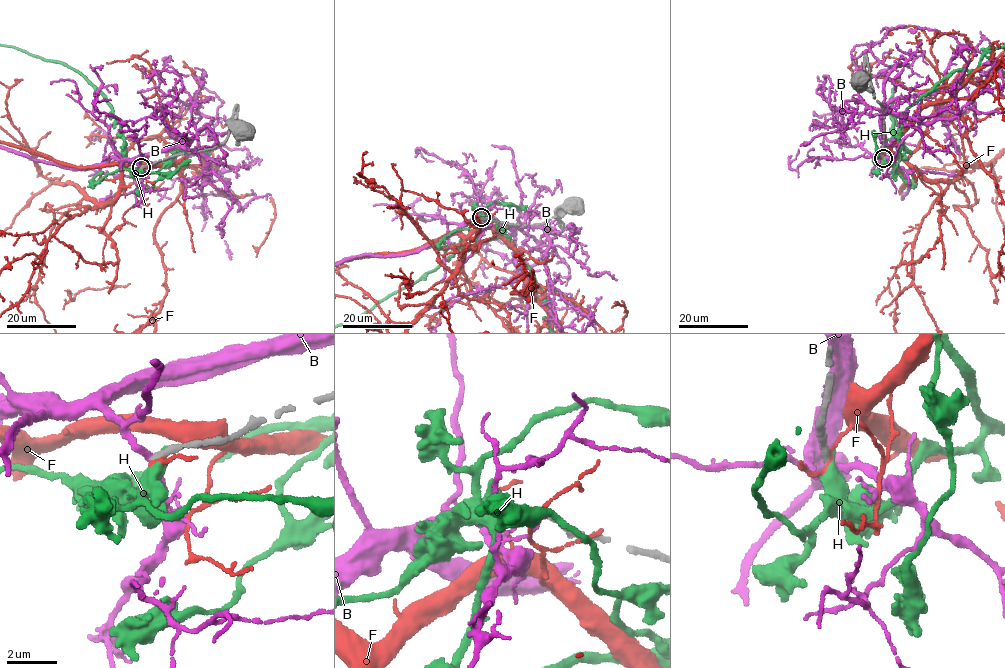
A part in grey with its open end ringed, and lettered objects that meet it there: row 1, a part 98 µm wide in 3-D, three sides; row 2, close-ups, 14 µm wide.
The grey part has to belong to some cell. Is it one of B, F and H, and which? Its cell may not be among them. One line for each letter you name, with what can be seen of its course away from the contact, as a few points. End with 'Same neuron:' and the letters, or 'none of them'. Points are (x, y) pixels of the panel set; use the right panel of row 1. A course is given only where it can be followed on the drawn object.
Same neuron: none of them

